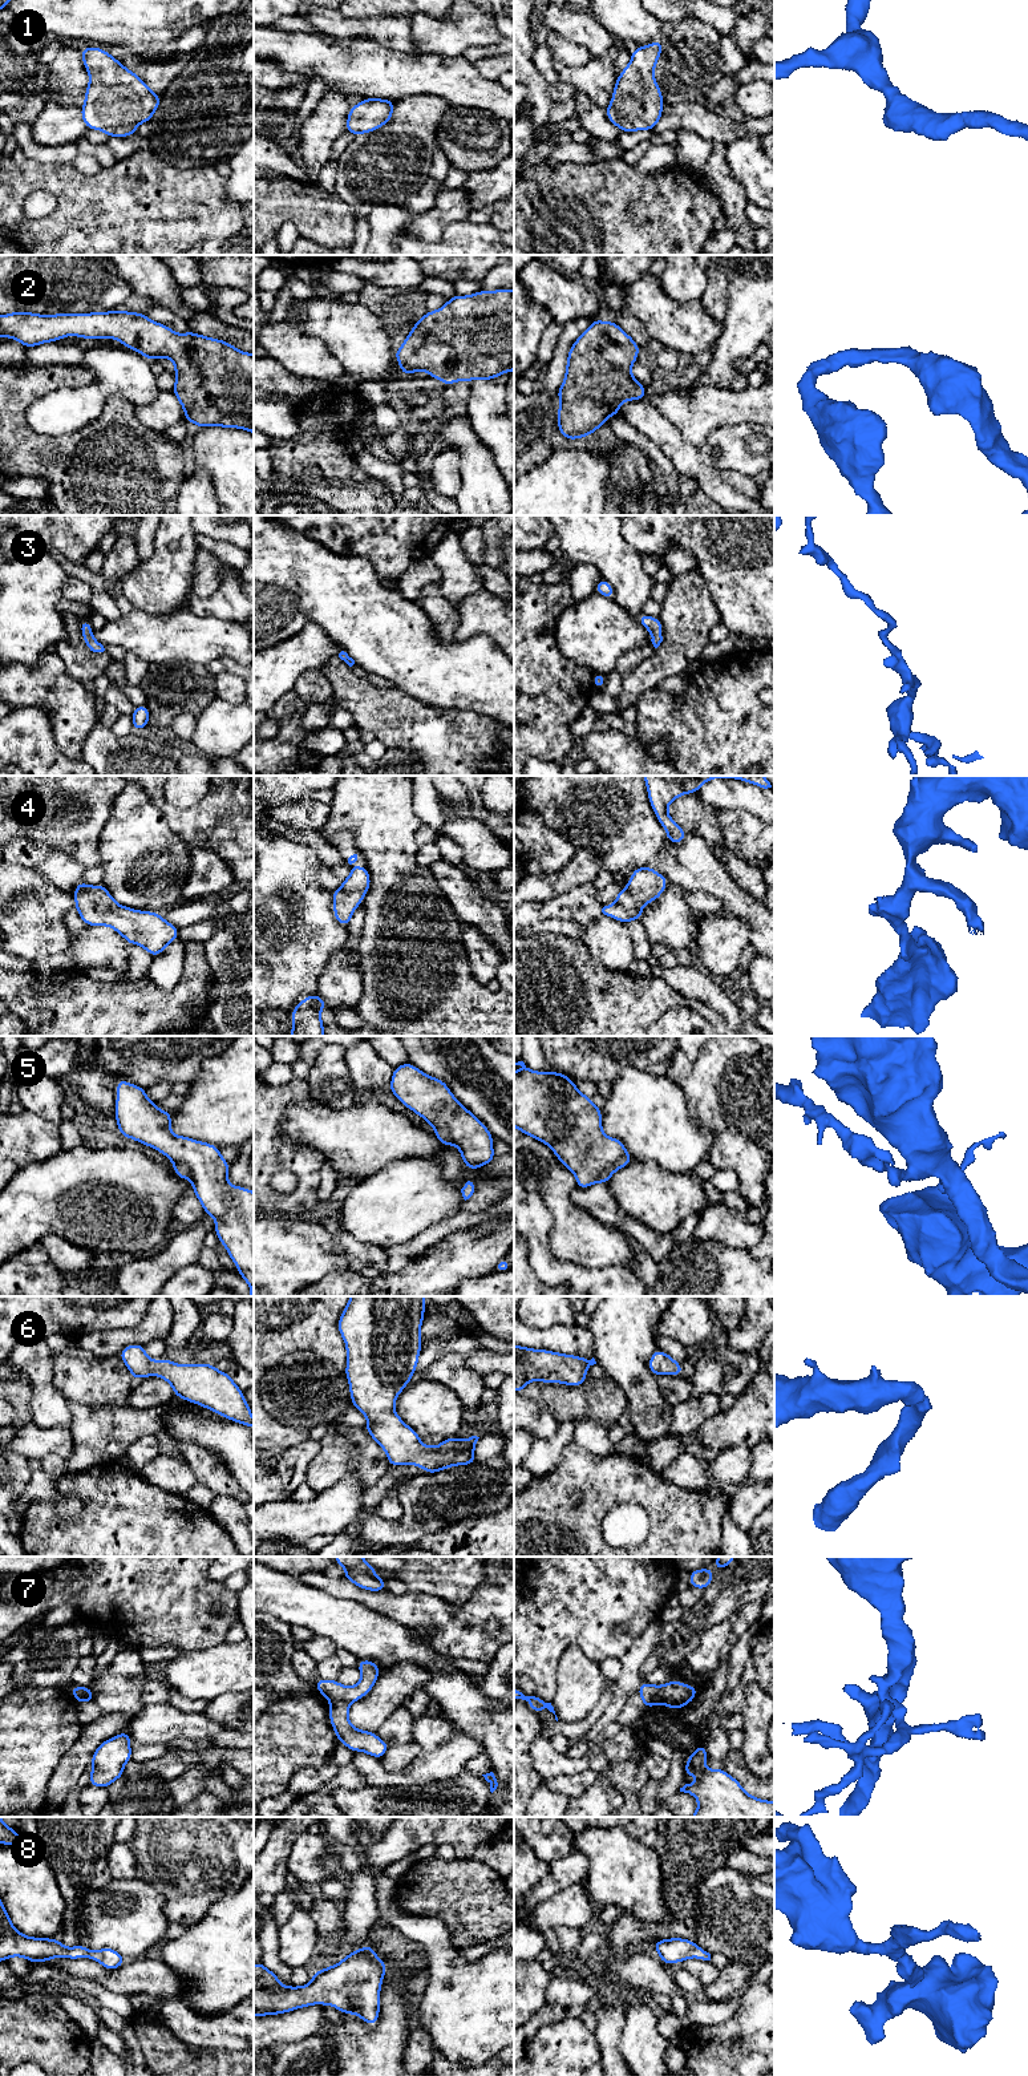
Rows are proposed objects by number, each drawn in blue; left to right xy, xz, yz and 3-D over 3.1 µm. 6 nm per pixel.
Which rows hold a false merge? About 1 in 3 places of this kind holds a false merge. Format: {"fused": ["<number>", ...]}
{"fused": ["7"]}

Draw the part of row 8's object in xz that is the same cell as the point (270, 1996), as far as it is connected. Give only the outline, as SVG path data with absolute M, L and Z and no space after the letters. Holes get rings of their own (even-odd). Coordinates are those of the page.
M367 1943L363 1948L349 1952L343 1960L324 1970L316 1970L312 1980L301 1987L286 1987L279 1978L262 1962L254 1964L254 2016L279 2015L304 2008L311 2004L331 2004L339 2012L360 2016L367 2024L375 2026L380 2015L380 1991L386 1971L385 1962Z

